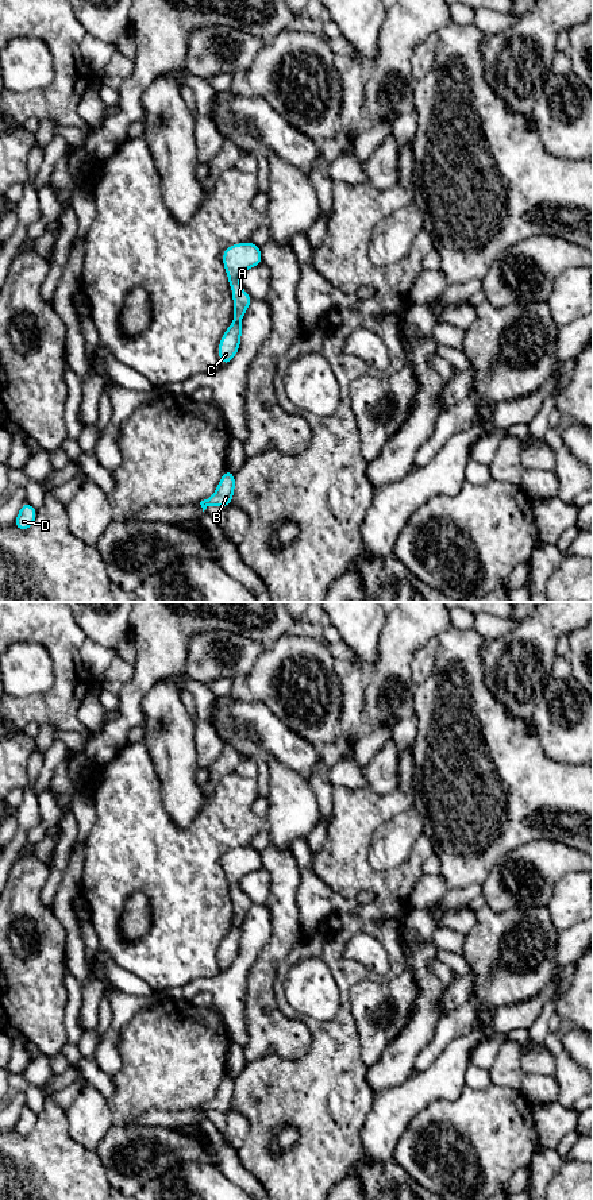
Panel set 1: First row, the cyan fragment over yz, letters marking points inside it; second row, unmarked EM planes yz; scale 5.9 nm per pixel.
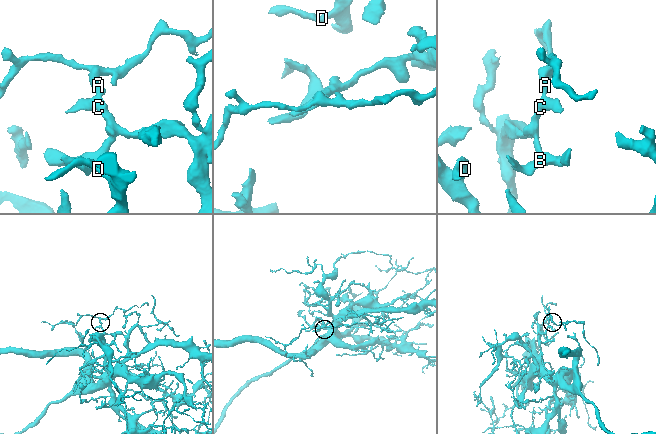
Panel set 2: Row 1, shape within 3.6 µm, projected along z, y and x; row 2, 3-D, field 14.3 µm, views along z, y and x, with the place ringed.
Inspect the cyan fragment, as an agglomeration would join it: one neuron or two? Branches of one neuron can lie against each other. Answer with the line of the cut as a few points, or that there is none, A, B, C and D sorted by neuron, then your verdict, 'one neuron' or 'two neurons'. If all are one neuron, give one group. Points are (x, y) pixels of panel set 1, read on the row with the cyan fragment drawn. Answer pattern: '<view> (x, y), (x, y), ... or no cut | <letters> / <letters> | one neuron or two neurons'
yz (234, 320), (239, 323) | A / B C D | two neurons

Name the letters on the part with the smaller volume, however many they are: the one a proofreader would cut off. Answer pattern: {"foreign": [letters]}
{"foreign": ["A"]}

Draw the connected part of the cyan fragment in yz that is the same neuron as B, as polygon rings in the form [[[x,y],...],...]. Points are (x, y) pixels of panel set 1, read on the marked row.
[[[226,470],[213,495],[200,502],[203,512],[211,505],[226,509],[232,501],[234,489],[235,474],[232,474],[230,470]]]

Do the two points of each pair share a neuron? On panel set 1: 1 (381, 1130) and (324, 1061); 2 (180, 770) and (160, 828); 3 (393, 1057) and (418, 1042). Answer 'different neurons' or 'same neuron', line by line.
1: different neurons
2: different neurons
3: same neuron

